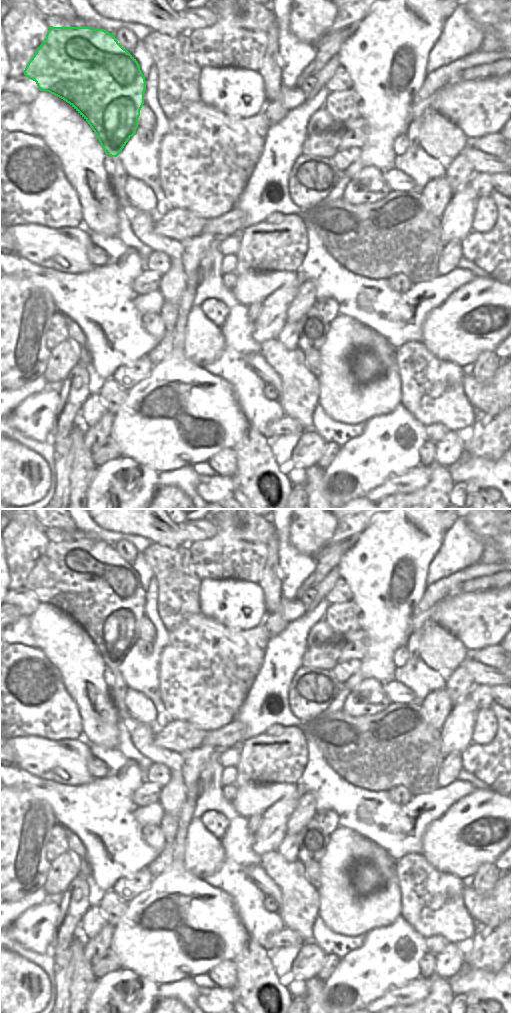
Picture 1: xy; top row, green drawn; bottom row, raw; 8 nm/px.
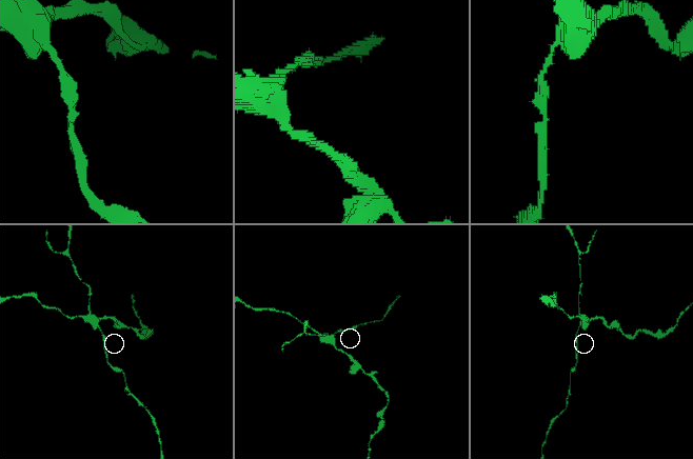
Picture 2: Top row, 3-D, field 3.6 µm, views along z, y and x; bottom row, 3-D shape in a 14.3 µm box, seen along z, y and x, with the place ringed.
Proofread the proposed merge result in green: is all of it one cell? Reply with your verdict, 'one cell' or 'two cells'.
two cells

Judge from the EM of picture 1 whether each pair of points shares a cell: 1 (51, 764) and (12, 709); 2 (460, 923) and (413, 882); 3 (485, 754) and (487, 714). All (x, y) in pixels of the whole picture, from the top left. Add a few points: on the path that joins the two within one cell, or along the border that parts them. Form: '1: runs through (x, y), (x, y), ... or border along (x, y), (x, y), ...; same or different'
1: border along (10, 738), (44, 737), (55, 741); different
2: runs through (448, 916), (425, 894); same
3: border along (497, 723), (497, 733), (490, 742), (472, 743); different

